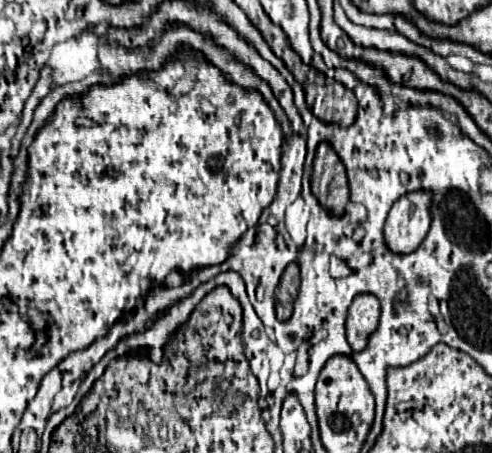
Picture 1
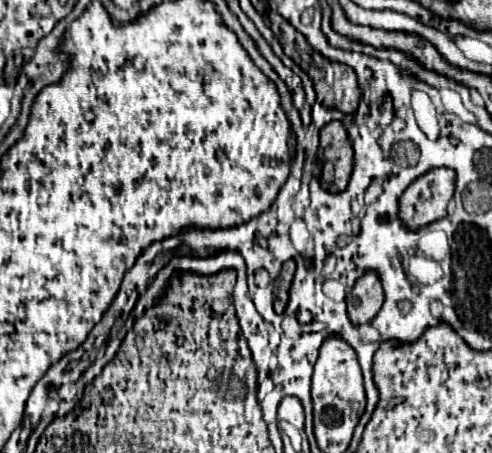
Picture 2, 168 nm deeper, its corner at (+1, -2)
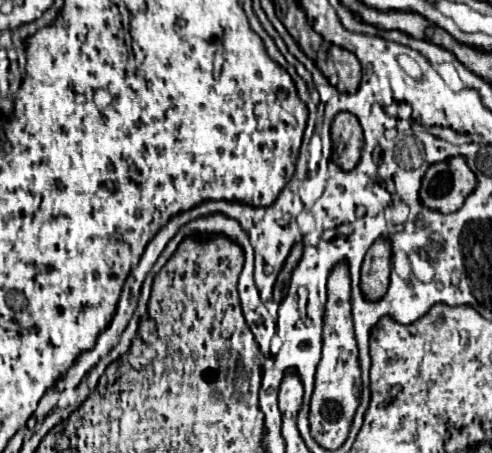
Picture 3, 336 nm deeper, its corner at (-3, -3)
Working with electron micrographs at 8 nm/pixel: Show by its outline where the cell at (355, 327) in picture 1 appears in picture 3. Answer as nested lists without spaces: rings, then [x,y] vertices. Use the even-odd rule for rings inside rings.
[[[376,240],[362,264],[360,290],[366,300],[378,302],[384,298],[390,284],[390,270],[390,244],[388,240]]]

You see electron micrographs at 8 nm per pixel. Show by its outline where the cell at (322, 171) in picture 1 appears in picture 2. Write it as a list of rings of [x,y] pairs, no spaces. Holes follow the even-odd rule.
[[[334,120],[321,129],[320,148],[323,150],[323,157],[318,162],[319,169],[322,170],[324,159],[332,161],[334,169],[336,169],[334,181],[330,183],[330,191],[332,193],[344,191],[350,181],[354,151],[352,151],[352,143],[348,139],[348,131],[344,129],[340,121]]]

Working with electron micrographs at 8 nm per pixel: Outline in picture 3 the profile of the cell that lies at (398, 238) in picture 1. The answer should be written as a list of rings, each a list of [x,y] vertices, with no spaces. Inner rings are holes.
[[[454,156],[432,164],[426,170],[420,188],[420,202],[430,210],[450,214],[464,204],[474,186],[476,176],[466,166],[466,160]]]

